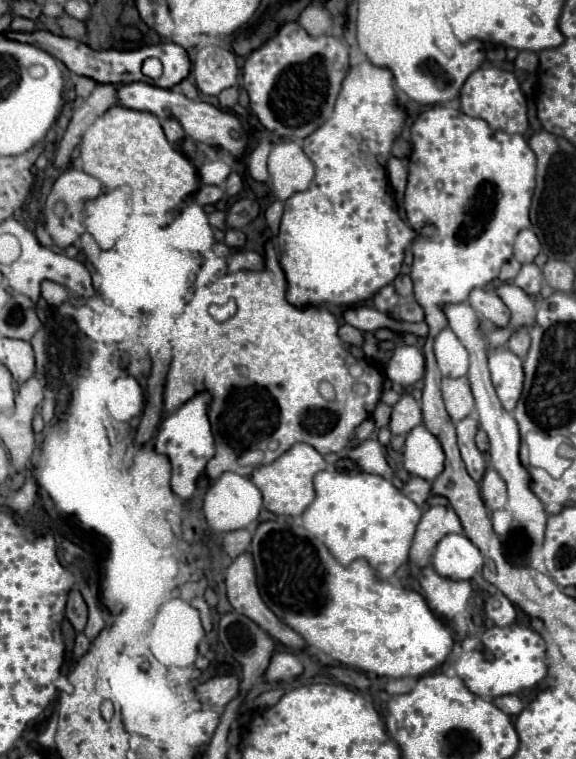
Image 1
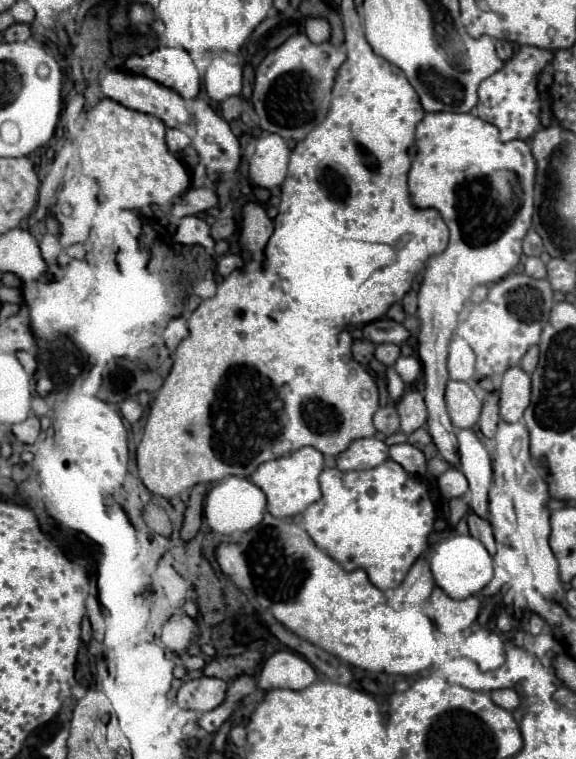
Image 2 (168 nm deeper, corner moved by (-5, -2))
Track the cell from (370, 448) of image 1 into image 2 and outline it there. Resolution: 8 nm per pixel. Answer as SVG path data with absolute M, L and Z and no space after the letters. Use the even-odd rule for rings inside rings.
M365 437L357 439L355 443L349 445L347 451L339 453L335 457L335 463L341 471L351 471L351 469L371 469L383 463L389 457L389 447L375 439L375 437Z

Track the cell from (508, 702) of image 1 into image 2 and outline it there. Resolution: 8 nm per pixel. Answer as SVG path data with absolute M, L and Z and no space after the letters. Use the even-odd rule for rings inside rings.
M495 689L491 691L491 699L507 711L513 711L519 707L519 695L513 689Z

